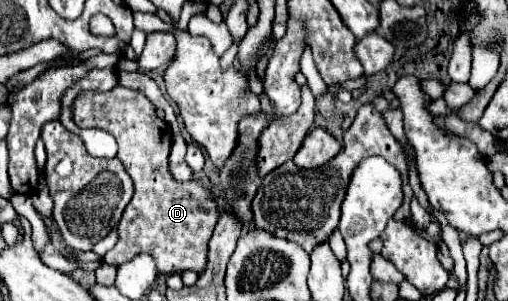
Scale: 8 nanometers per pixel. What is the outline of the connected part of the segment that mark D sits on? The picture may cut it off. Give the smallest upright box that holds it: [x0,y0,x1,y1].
[74,86,218,274]

